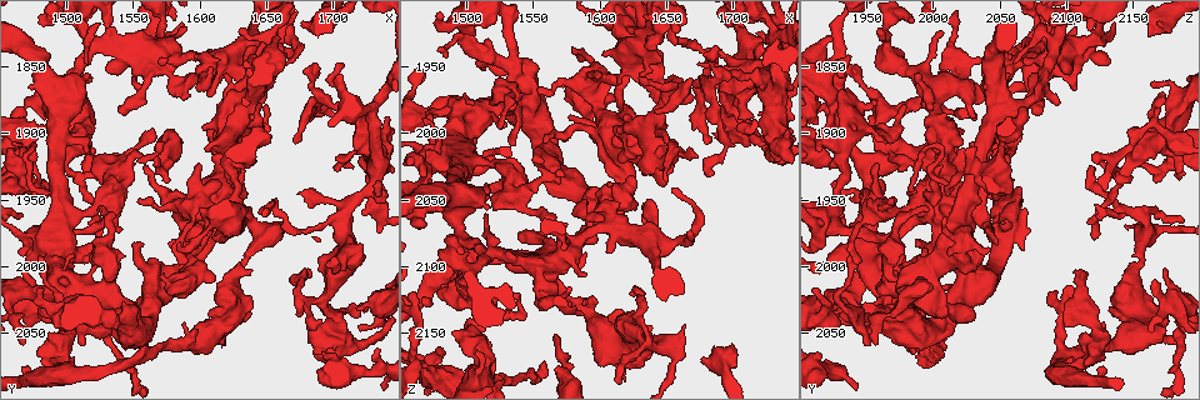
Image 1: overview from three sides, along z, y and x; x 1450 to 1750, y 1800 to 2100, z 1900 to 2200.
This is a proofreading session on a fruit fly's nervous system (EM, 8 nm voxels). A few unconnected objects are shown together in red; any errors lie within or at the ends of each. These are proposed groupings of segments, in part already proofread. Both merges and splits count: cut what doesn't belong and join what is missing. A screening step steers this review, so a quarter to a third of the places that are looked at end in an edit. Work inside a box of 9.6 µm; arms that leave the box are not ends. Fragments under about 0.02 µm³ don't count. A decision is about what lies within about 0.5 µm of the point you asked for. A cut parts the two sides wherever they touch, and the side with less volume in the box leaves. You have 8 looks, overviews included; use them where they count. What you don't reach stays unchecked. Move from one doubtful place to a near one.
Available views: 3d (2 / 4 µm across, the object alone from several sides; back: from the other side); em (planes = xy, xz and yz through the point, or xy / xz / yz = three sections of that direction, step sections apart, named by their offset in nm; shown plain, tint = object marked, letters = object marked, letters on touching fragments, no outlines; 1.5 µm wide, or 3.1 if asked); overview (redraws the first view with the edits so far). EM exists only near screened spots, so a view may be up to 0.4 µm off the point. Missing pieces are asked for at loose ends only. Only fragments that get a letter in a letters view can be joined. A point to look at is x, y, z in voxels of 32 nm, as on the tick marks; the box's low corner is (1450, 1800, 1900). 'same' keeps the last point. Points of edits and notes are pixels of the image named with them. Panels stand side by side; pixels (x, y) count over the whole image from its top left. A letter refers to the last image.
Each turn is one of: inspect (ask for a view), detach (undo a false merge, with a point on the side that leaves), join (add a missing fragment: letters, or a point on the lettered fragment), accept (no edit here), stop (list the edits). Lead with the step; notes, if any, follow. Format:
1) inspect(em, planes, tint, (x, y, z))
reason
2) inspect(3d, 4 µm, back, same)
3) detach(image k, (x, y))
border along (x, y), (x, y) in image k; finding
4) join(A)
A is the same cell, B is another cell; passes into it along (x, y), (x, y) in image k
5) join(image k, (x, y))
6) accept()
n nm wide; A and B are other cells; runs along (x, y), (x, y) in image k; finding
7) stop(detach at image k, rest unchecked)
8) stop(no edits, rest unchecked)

inspect(em, planes, letters, (1480, 1938, 2010))
abrupt turn

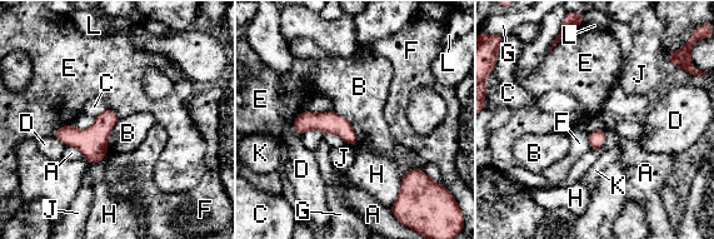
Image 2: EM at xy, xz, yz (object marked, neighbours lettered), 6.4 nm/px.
accept()
A, B, C, D, E, F, G, H, J, K and L are other cells; runs along (296, 128), (334, 123), (354, 142) in image 2; one cell here

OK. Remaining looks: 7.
inspect(3d, 4 µm, (1690, 1848, 1934))

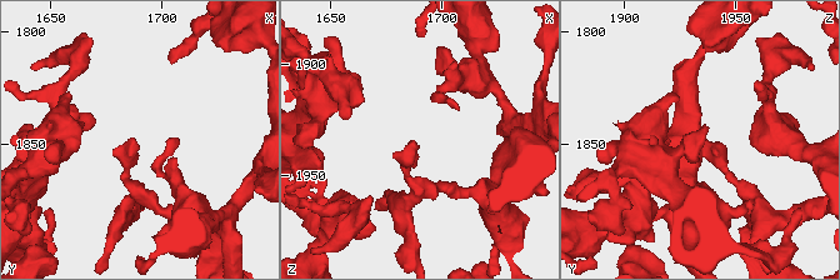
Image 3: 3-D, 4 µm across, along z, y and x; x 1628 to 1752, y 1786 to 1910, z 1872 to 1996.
inspect(em, planes, letters, (1689, 1848, 1936))

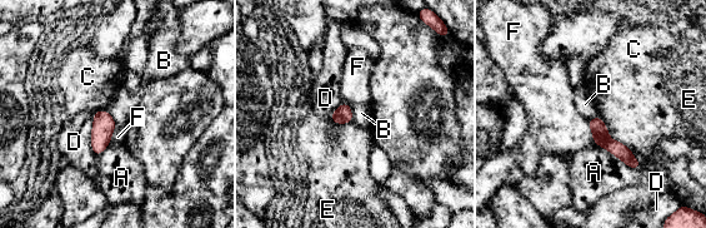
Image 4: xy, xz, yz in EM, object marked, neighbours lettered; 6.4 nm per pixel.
accept()
A, B, C, D, E and F are other cells; runs along (591, 122), (635, 165) in image 4; no lettered fragment goes on from it

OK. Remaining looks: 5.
inspect(em, yz, step 8, letters, (1722, 1892, 1958))
calibre changes

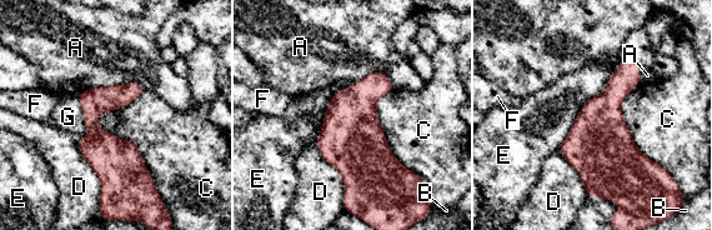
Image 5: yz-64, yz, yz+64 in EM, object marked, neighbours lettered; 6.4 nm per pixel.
accept()
A, B, C, D, E, F and G are other cells; border along (621, 59), (557, 150) in image 5; all the same cell

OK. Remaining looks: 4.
stop(no edits, rest unchecked)

